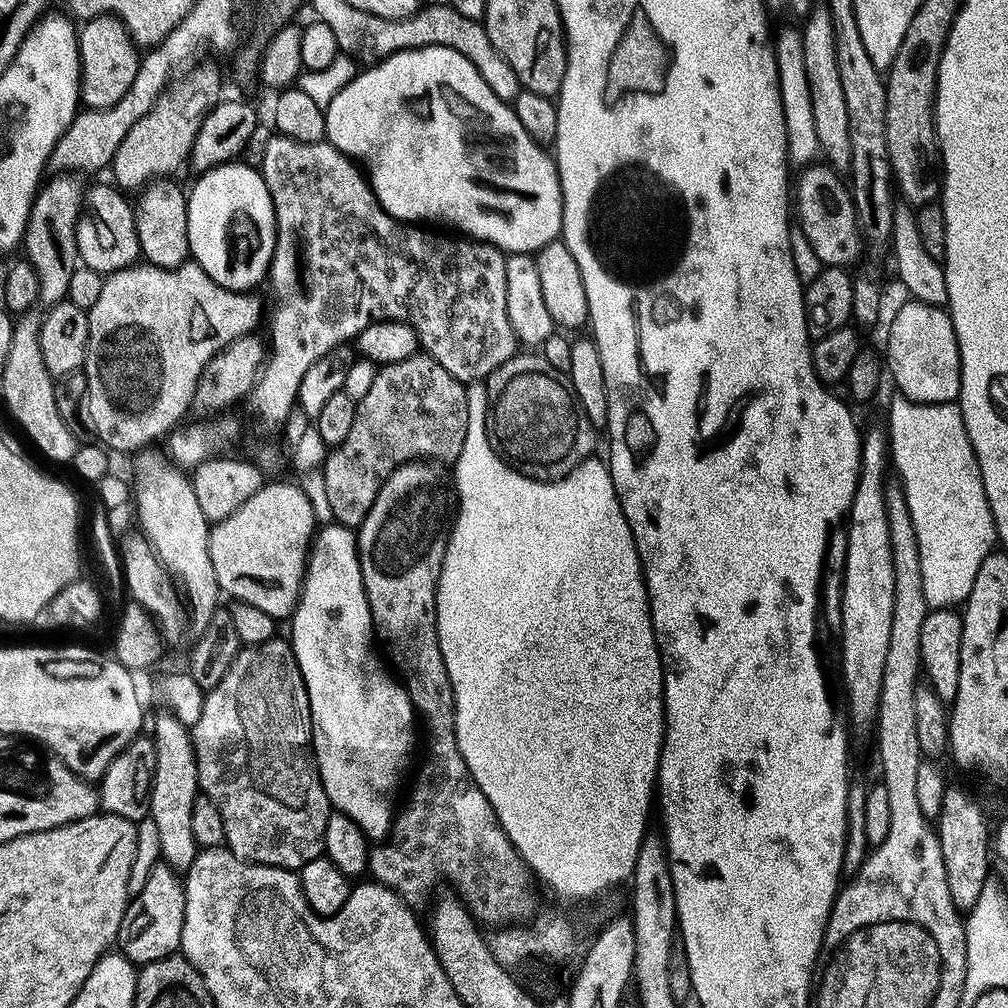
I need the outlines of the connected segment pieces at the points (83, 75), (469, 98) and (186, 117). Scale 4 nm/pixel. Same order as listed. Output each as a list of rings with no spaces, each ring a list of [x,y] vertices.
[[[96,14],[88,20],[78,32],[80,41],[80,82],[78,96],[84,99],[84,108],[105,108],[114,106],[130,90],[134,78],[140,69],[141,53],[137,45],[132,43],[132,35],[128,29],[107,14]]]
[[[411,48],[409,52],[396,52],[387,56],[375,66],[365,67],[357,71],[352,79],[325,109],[327,118],[327,130],[325,137],[327,141],[340,152],[346,153],[353,159],[362,162],[366,169],[372,189],[380,205],[390,213],[395,220],[405,222],[424,222],[429,220],[429,225],[449,224],[457,233],[473,240],[485,240],[487,244],[493,244],[505,254],[535,254],[542,246],[557,239],[561,235],[564,226],[564,203],[562,202],[562,190],[560,189],[560,176],[556,173],[556,161],[551,155],[548,156],[541,145],[526,134],[526,126],[518,122],[518,114],[515,107],[509,101],[498,98],[486,82],[482,82],[482,74],[474,70],[474,66],[458,50],[449,48]]]
[[[199,64],[189,76],[173,79],[149,112],[130,126],[130,134],[122,138],[122,146],[118,146],[110,165],[117,189],[143,189],[157,178],[170,177],[183,160],[185,163],[191,157],[194,138],[198,138],[206,114],[222,99],[219,70],[212,64]]]

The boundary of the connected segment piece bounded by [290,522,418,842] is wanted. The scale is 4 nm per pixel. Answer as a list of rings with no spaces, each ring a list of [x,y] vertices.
[[[335,522],[325,523],[316,530],[310,542],[300,601],[290,617],[290,643],[310,698],[312,754],[316,758],[316,769],[320,772],[328,803],[335,811],[345,812],[350,819],[358,822],[369,841],[380,842],[389,835],[394,823],[392,799],[396,796],[400,775],[408,764],[408,751],[416,744],[418,717],[412,707],[412,699],[408,697],[407,687],[389,671],[383,659],[380,661],[376,657],[372,649],[372,615],[362,582],[356,537],[353,529]]]

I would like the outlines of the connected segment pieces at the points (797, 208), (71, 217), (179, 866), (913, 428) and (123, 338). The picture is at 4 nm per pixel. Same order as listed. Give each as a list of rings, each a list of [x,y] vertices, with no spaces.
[[[813,162],[803,169],[800,177],[794,180],[794,216],[800,219],[799,231],[810,242],[817,261],[824,266],[849,266],[862,254],[862,237],[857,225],[855,202],[849,185],[840,181],[841,173],[824,162]]]
[[[56,174],[51,178],[53,180],[49,184],[47,181],[32,201],[32,212],[28,216],[28,225],[22,241],[23,255],[40,274],[44,274],[47,268],[62,267],[68,256],[77,255],[76,223],[82,215],[80,207],[84,204],[84,188],[76,181],[79,179],[75,175]]]
[[[164,710],[154,722],[155,766],[152,773],[151,810],[149,819],[157,823],[161,835],[161,857],[173,871],[186,872],[193,864],[197,846],[190,833],[190,813],[199,791],[196,759],[193,754],[191,731],[171,712]]]
[[[896,398],[896,401],[892,404],[892,409],[888,412],[886,431],[890,437],[890,460],[894,465],[895,471],[896,468],[900,471],[898,480],[903,487],[905,500],[909,504],[910,518],[913,519],[914,531],[917,534],[918,552],[920,554],[920,561],[922,562],[922,590],[926,590],[928,607],[929,609],[952,608],[953,606],[963,605],[970,594],[970,590],[974,586],[974,578],[978,578],[978,566],[982,566],[984,559],[993,552],[998,537],[996,535],[996,523],[994,522],[992,511],[986,498],[986,490],[982,482],[978,458],[974,454],[974,446],[966,434],[966,426],[960,413],[959,403],[913,404],[911,400]]]
[[[137,262],[128,265],[127,268],[117,272],[109,272],[103,277],[103,284],[99,291],[98,300],[94,306],[86,312],[88,315],[88,328],[86,331],[85,356],[82,360],[82,370],[87,378],[88,404],[90,404],[90,416],[92,428],[97,439],[111,451],[122,452],[141,451],[148,442],[156,438],[165,437],[174,427],[182,421],[184,414],[191,409],[193,394],[197,388],[197,382],[204,373],[204,368],[211,360],[219,355],[228,344],[232,344],[240,336],[247,336],[253,330],[252,327],[259,322],[262,314],[262,306],[257,293],[229,292],[228,289],[218,286],[195,262],[185,262],[176,268],[159,268],[159,266],[147,262]]]

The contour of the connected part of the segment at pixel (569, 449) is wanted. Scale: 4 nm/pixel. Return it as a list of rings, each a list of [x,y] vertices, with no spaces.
[[[517,354],[510,357],[498,370],[494,370],[486,381],[488,389],[488,437],[492,446],[505,460],[518,466],[519,471],[533,480],[560,480],[568,476],[570,470],[578,467],[581,460],[593,455],[588,444],[575,444],[575,440],[583,434],[588,424],[586,414],[581,412],[576,403],[576,395],[572,389],[572,381],[563,371],[560,372],[544,356],[523,356]]]

